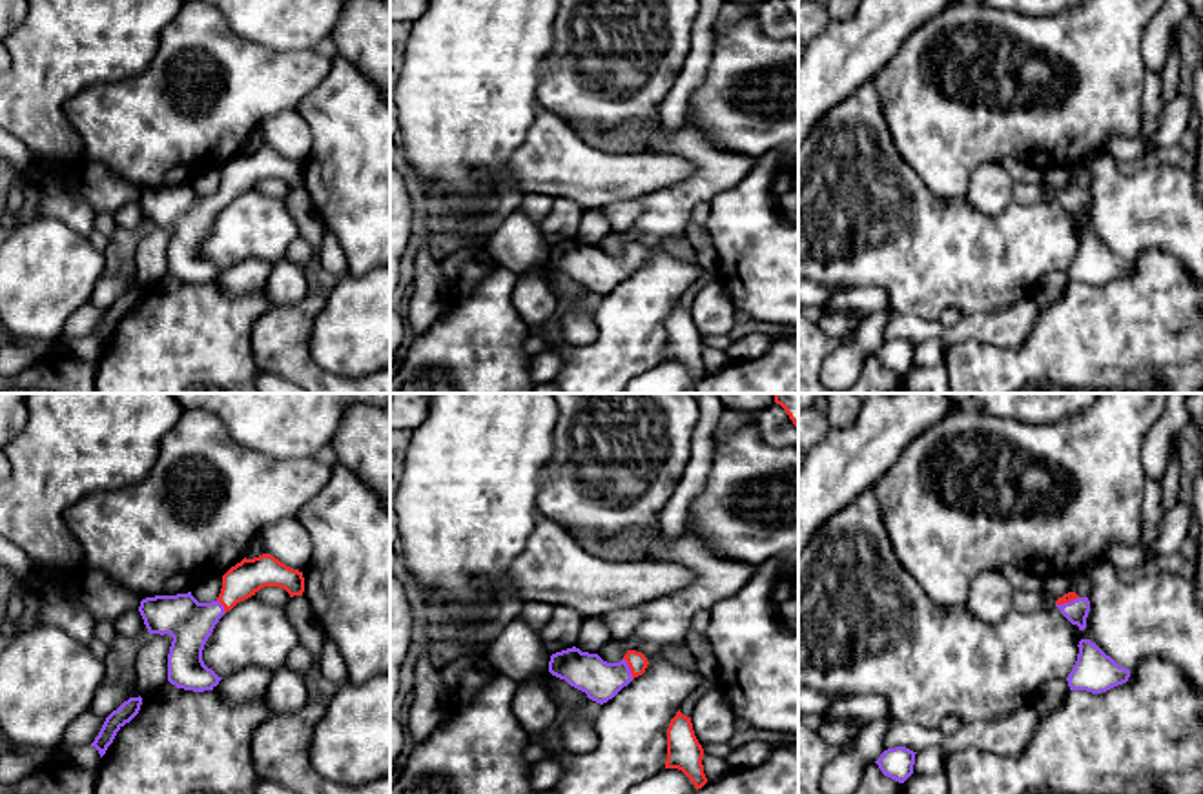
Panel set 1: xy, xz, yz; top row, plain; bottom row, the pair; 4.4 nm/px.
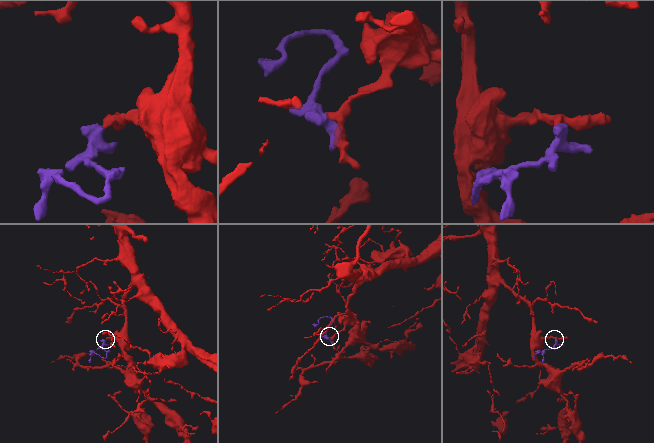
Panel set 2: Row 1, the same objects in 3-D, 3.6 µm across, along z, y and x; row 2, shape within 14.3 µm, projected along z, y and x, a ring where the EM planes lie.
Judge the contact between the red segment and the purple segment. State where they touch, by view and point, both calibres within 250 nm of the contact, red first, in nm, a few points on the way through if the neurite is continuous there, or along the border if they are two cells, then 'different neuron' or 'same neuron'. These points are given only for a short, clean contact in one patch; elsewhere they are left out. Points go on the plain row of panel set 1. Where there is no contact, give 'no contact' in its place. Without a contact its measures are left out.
xz (629, 259) | 90/170 nm | across xz (637, 254), (629, 259), (587, 264) | same neuron

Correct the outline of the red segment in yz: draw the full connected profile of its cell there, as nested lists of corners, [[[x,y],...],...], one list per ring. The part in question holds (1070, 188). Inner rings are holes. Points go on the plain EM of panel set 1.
[[[1068,184],[1055,193],[1055,198],[1072,217],[1077,217],[1079,222],[1086,220],[1086,209],[1090,204],[1088,189],[1079,189],[1075,184]]]

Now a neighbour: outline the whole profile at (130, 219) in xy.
[[[126,202],[113,217],[120,235],[126,239],[139,237],[149,226],[139,202]]]

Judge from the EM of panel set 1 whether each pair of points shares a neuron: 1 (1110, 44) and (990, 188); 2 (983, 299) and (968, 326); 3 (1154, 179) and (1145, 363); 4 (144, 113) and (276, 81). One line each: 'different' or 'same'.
1: different
2: different
3: different
4: same

